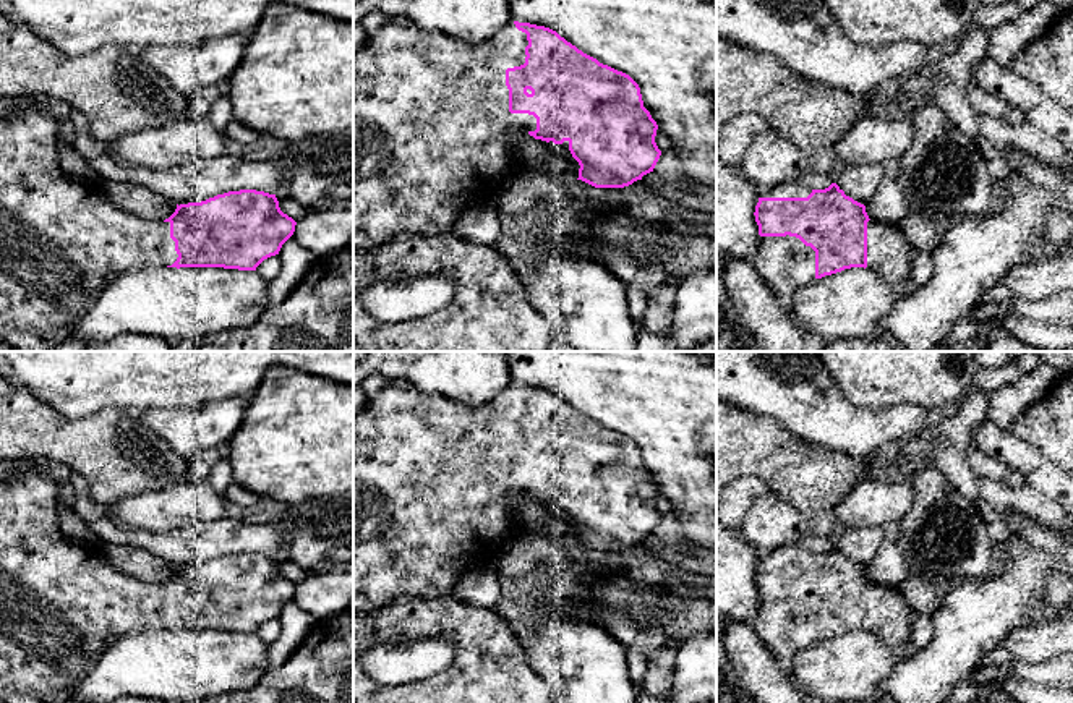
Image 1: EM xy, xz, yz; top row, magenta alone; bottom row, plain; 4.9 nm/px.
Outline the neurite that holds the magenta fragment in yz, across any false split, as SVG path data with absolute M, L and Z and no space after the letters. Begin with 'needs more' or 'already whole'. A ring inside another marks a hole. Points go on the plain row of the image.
needs more; M799 544L780 546L759 557L754 578L760 601L749 622L781 663L804 646L851 630L874 633L888 650L908 641L911 609L900 590L870 583L866 569L836 546L825 552L810 552Z

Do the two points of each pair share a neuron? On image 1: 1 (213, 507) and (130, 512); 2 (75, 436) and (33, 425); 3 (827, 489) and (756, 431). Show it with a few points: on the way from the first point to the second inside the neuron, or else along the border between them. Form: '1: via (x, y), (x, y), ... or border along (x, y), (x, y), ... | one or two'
1: via (192, 507), (161, 507), (151, 511) | one
2: via (65, 436), (42, 433) | one
3: via (809, 477), (791, 467), (773, 449) | one

